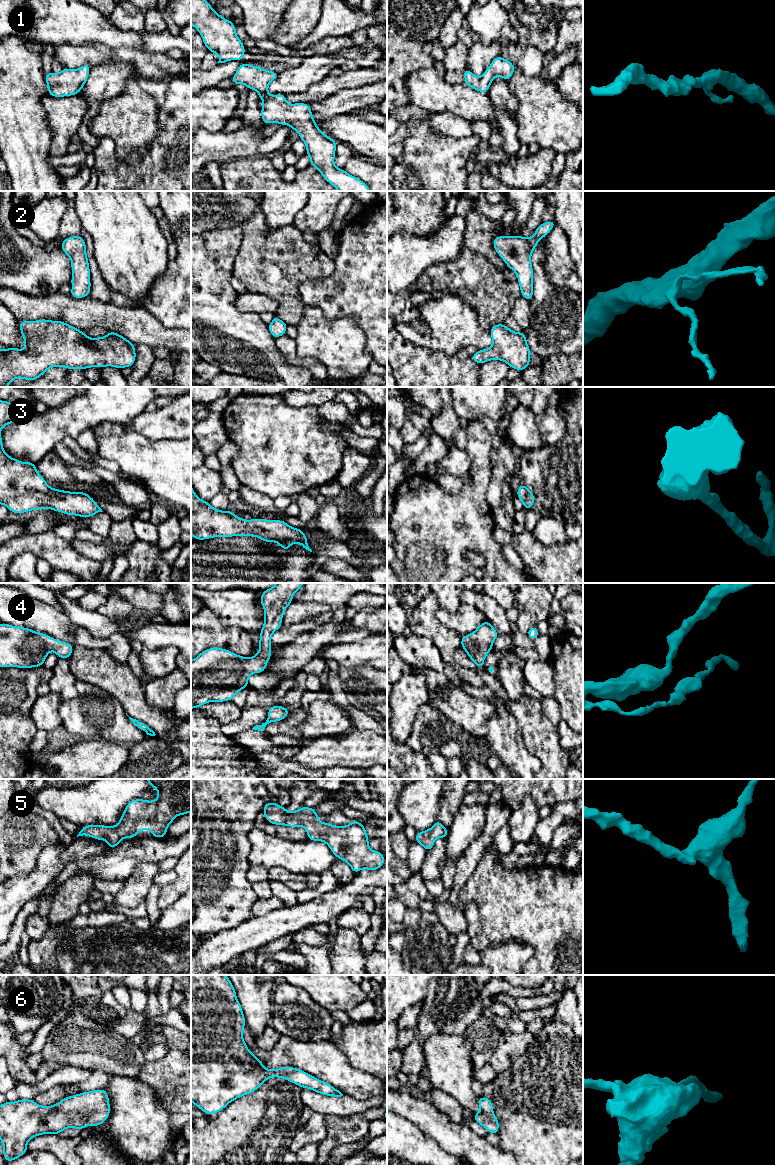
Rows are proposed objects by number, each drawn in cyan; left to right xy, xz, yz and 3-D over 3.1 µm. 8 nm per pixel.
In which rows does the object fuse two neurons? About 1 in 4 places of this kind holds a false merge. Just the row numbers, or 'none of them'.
none of them

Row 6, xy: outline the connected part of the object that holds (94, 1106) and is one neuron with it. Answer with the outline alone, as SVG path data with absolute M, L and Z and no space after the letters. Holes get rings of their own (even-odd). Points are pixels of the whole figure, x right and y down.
M106 1089L82 1092L67 1096L52 1106L38 1105L32 1099L6 1101L0 1105L0 1140L3 1143L3 1156L7 1162L13 1161L27 1153L28 1141L43 1134L58 1135L66 1128L81 1130L89 1126L99 1126L110 1114L111 1108Z

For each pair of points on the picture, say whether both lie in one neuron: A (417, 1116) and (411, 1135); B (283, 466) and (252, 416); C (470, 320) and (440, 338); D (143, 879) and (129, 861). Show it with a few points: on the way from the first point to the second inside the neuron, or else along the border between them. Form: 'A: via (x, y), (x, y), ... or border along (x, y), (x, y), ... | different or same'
A: border along (397, 1114), (407, 1118), (433, 1138) | different
B: via (283, 454), (281, 447), (264, 428) | same
C: via (463, 320), (456, 323), (447, 332) | same
D: border along (155, 862), (140, 862), (124, 882) | different

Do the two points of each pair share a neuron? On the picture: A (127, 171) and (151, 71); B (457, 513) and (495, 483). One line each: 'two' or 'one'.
A: two
B: two

